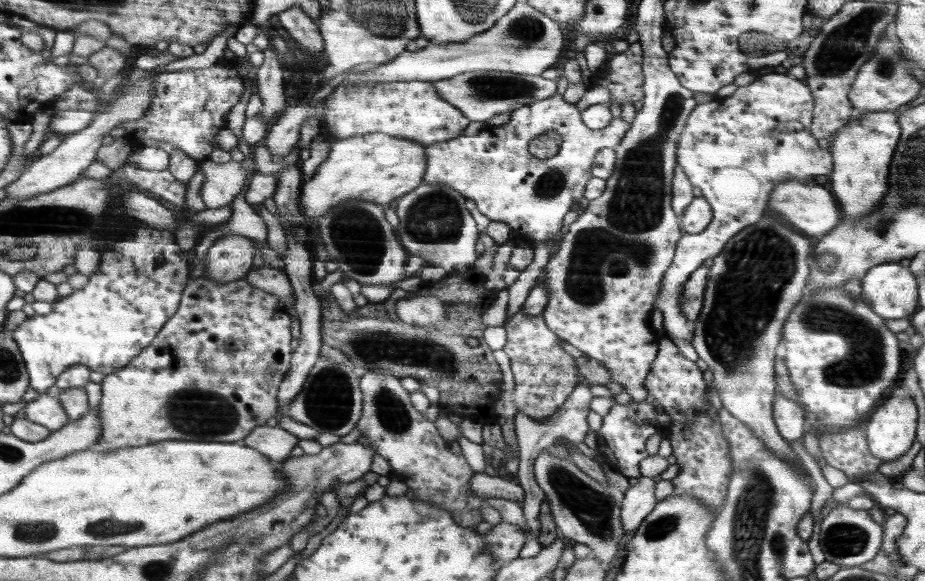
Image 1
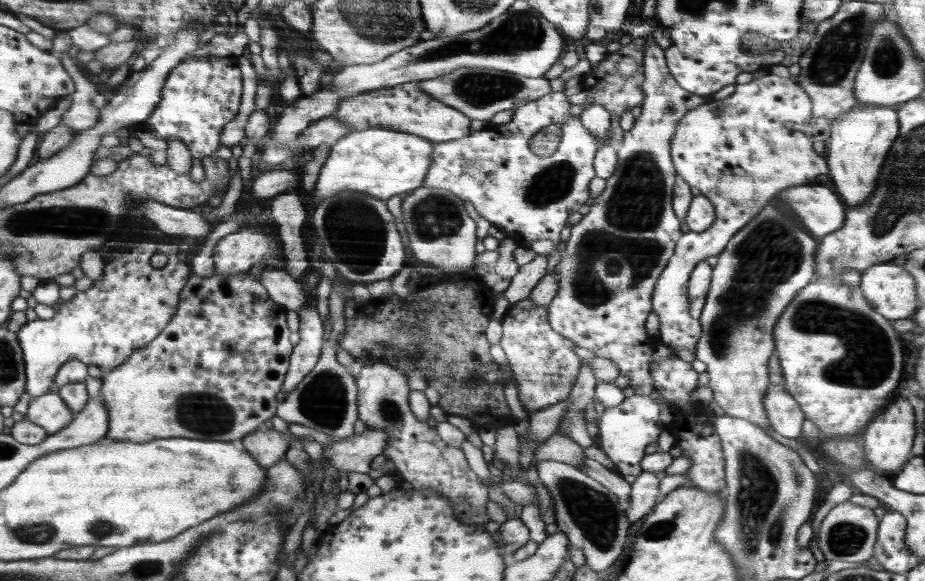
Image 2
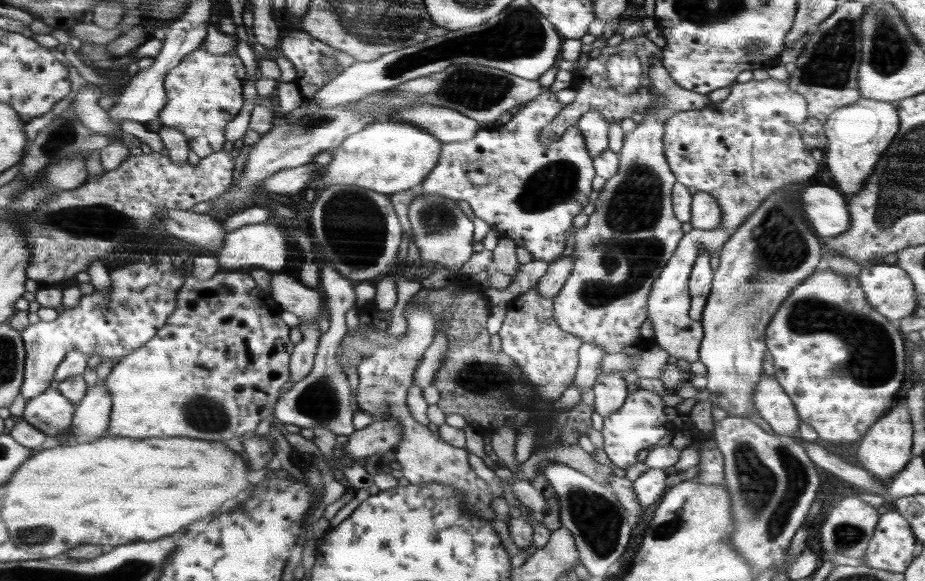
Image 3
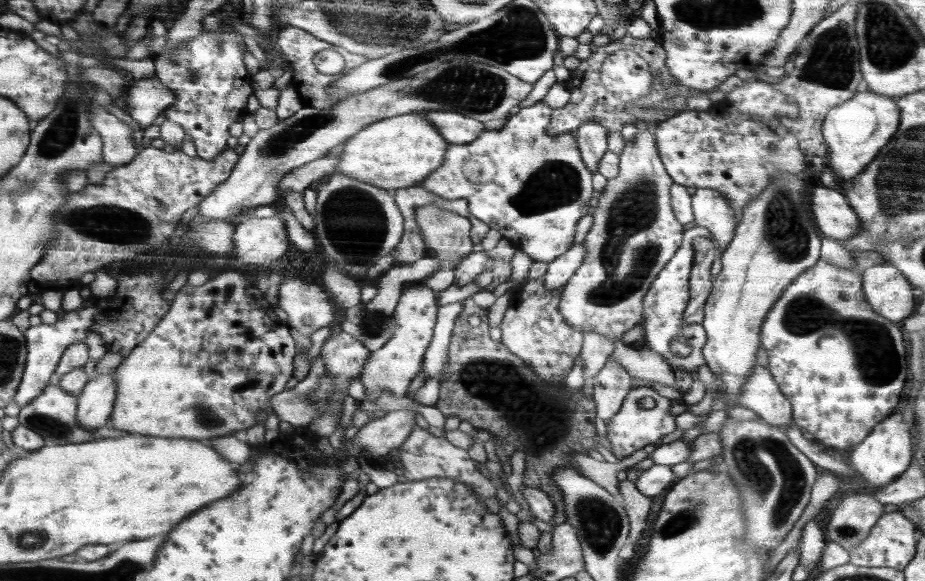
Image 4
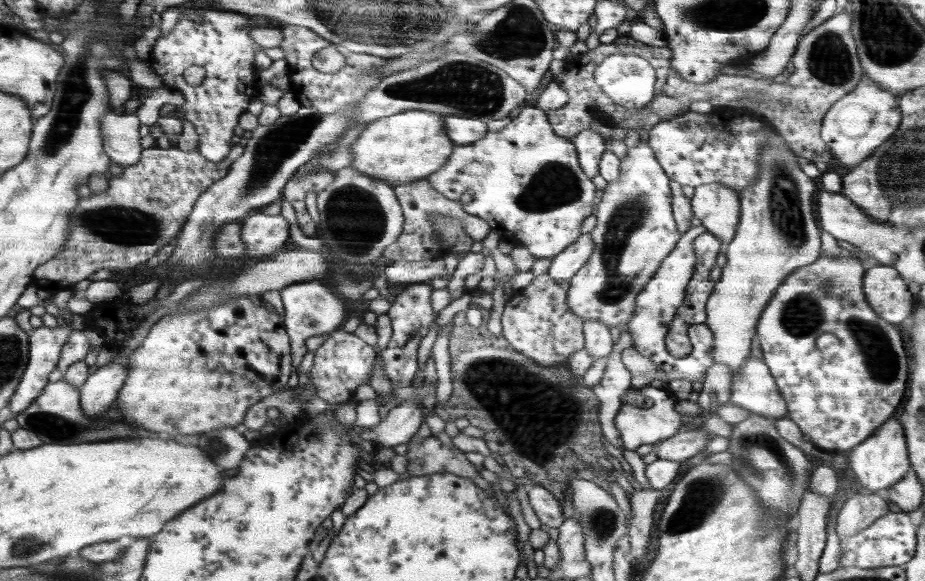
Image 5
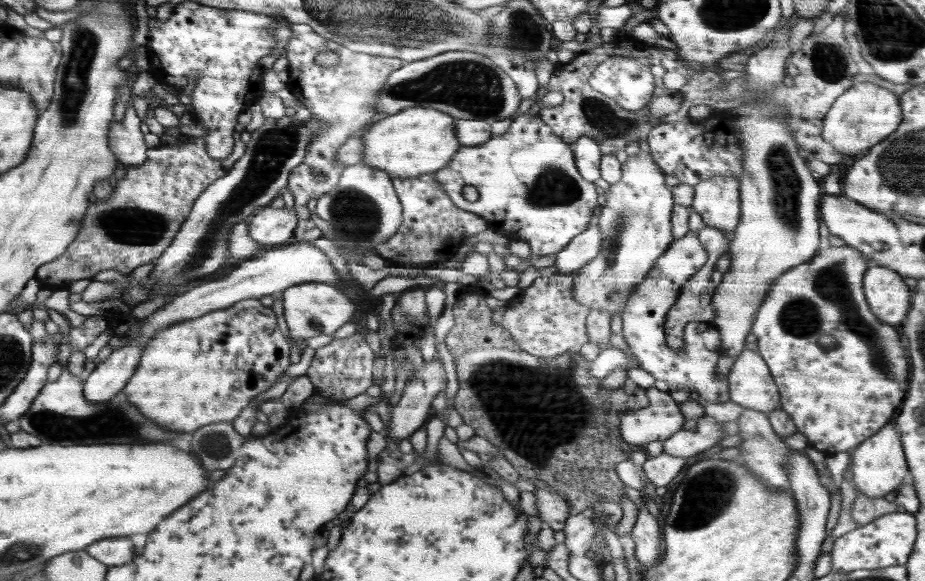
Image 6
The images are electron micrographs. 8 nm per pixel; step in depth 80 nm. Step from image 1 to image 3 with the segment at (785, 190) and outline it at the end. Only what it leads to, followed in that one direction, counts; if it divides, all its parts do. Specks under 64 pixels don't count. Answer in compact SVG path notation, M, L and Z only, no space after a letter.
M810 186L799 194L804 212L816 234L825 239L840 236L851 226L848 198L830 186Z

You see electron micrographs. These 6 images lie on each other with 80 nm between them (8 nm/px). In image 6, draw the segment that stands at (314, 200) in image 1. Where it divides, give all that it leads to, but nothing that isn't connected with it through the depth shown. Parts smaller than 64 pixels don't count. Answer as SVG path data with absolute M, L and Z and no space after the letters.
M408 108L398 114L386 115L375 119L365 130L362 141L364 149L362 162L374 169L380 169L392 178L415 178L429 173L436 173L447 167L452 158L462 147L457 134L457 118L451 114L432 108Z

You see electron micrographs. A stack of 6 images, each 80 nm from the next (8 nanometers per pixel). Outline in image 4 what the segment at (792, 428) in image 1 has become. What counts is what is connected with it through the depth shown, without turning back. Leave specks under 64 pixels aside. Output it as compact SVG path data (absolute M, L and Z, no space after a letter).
M755 365L736 405L753 410L760 419L776 427L794 423L791 402L782 394L766 366Z

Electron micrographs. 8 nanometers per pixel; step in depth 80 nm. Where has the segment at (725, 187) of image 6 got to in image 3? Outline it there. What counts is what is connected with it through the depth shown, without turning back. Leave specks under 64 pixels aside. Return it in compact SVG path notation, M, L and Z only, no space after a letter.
M698 191L693 195L691 219L693 228L714 230L723 222L722 205L708 192Z

